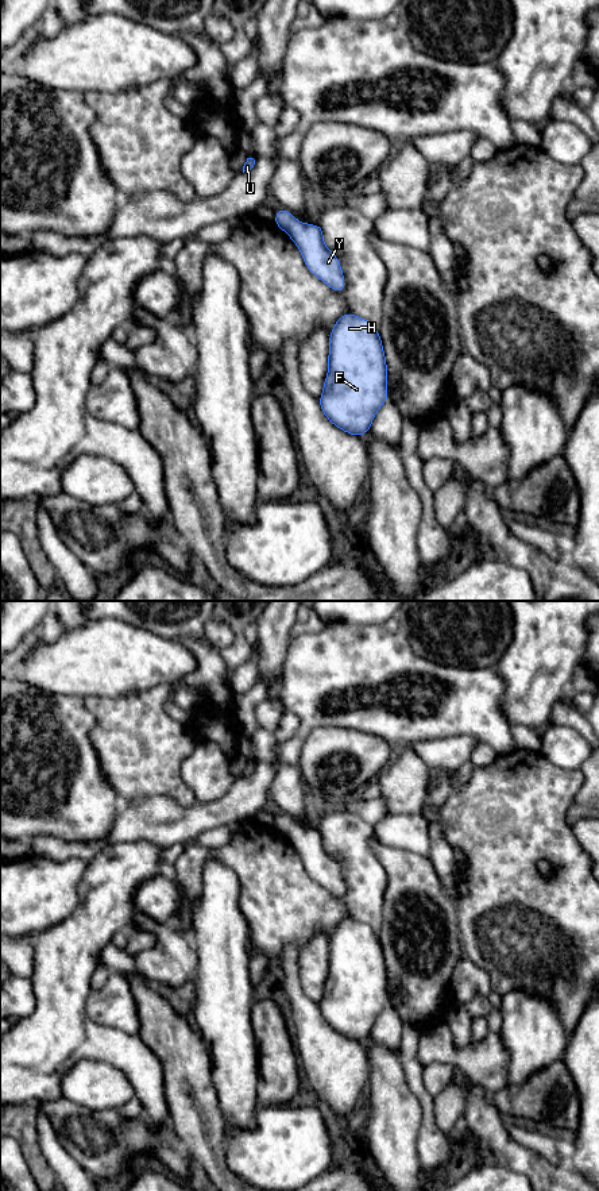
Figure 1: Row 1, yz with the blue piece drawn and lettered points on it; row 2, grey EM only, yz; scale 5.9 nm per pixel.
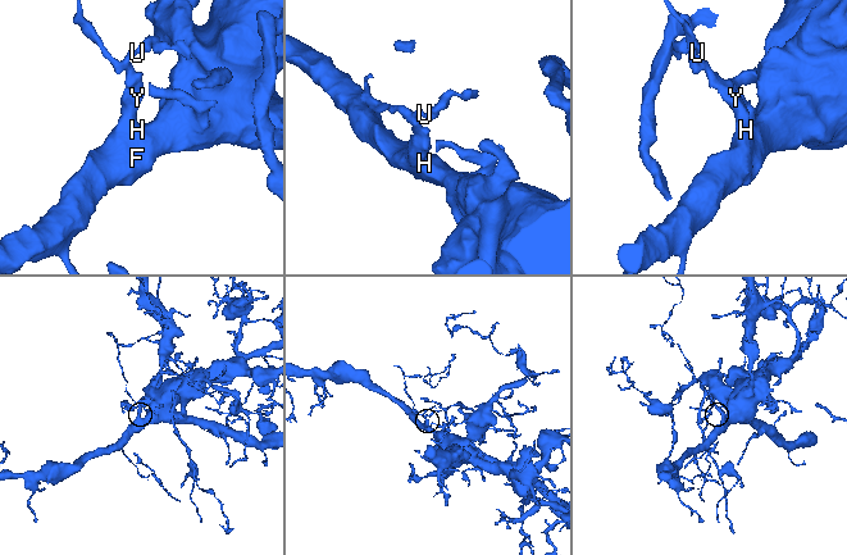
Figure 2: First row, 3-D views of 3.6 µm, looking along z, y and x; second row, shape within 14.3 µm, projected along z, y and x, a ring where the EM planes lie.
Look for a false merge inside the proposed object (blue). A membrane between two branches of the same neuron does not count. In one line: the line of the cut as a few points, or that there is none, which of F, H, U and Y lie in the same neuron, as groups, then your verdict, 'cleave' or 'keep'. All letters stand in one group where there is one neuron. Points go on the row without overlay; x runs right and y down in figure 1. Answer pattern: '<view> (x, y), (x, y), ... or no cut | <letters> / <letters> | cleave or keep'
yz (275, 827), (282, 833) | F H Y / U | cleave

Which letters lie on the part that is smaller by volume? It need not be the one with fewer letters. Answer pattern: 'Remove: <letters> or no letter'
Remove: U

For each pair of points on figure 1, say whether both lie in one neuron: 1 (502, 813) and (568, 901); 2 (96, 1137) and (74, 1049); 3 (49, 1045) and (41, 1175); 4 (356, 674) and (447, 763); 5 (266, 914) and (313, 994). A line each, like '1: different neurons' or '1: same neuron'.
1: same neuron
2: different neurons
3: different neurons
4: different neurons
5: different neurons

